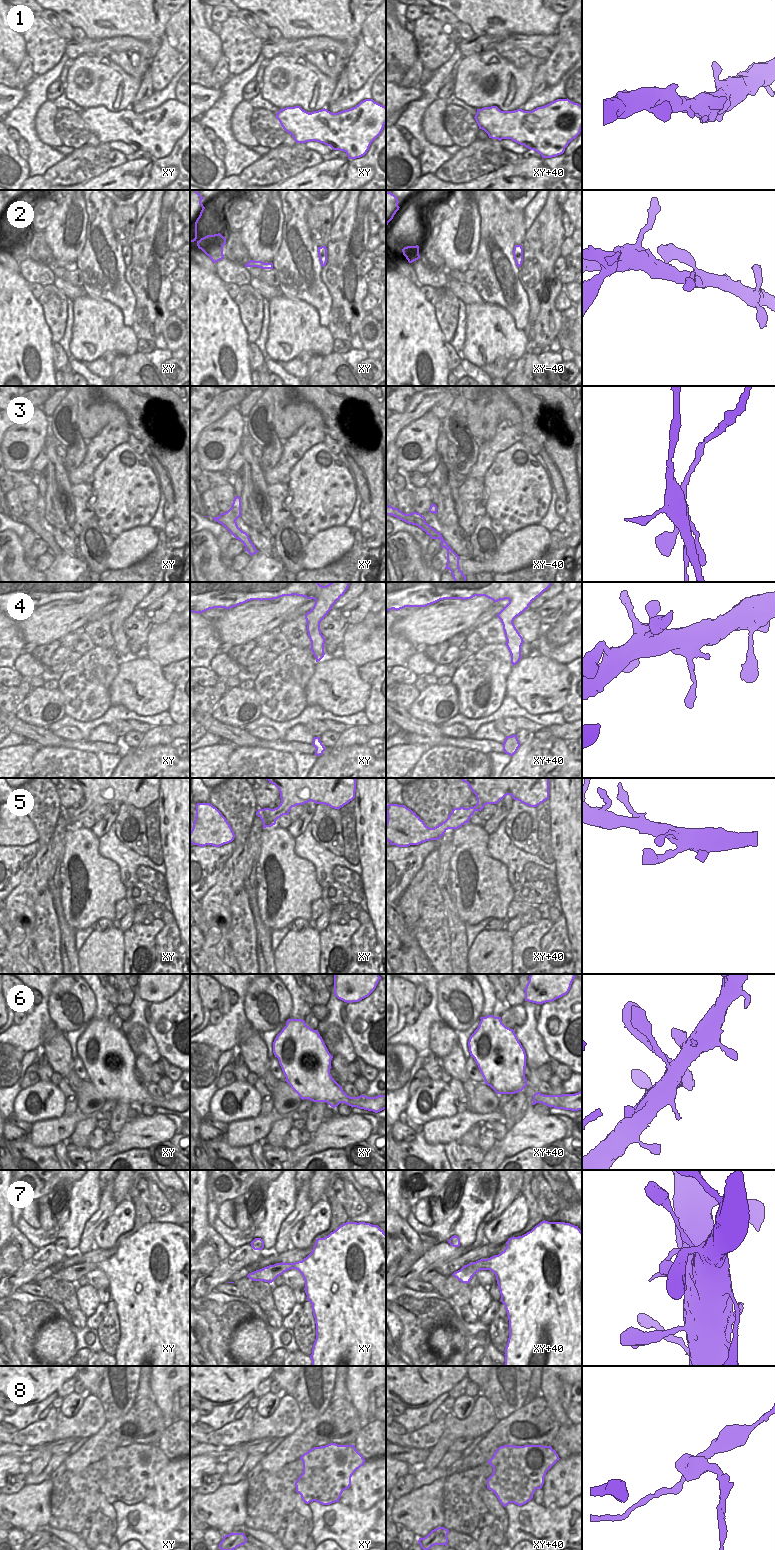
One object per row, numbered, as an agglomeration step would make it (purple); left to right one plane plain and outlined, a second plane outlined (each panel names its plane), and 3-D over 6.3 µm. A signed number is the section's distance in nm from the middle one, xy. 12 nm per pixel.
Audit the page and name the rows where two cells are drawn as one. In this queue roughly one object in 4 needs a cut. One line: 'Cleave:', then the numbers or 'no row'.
Cleave: 3, 8.

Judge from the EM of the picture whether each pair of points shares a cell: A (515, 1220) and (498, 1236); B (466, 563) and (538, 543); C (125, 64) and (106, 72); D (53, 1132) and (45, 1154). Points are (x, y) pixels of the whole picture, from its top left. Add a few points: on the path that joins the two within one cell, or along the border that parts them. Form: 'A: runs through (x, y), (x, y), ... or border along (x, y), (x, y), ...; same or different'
A: runs through (511, 1223), (502, 1232); same
B: runs through (484, 566), (494, 566), (502, 563), (520, 549); same
C: border along (108, 56), (127, 73), (140, 79); different
D: border along (29, 1134), (30, 1141), (34, 1146), (53, 1146); different

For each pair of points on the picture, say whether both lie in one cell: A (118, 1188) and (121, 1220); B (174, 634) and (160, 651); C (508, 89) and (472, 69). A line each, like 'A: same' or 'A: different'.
A: different
B: same
C: same

